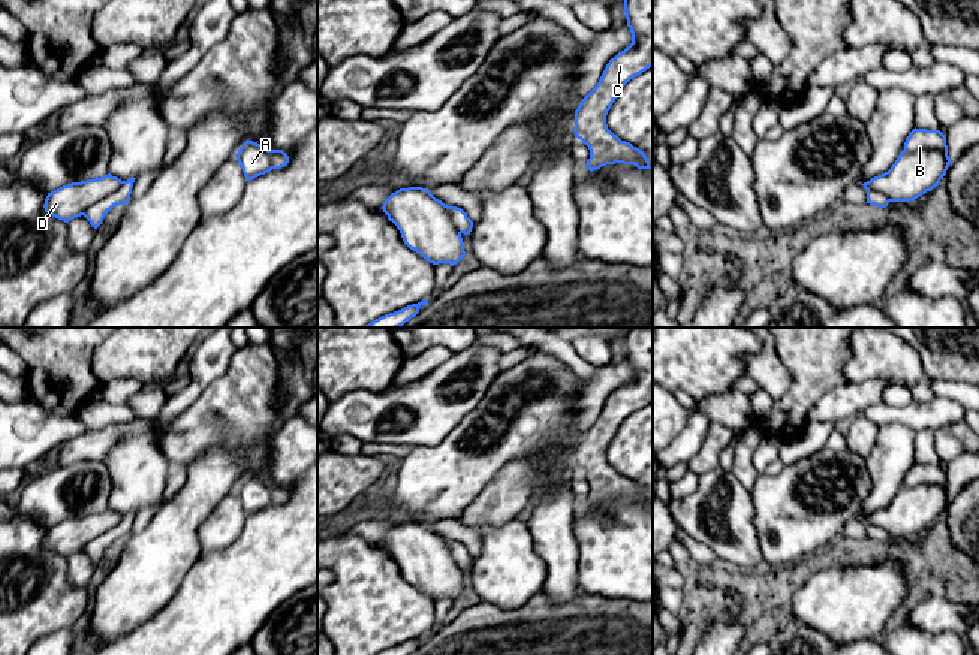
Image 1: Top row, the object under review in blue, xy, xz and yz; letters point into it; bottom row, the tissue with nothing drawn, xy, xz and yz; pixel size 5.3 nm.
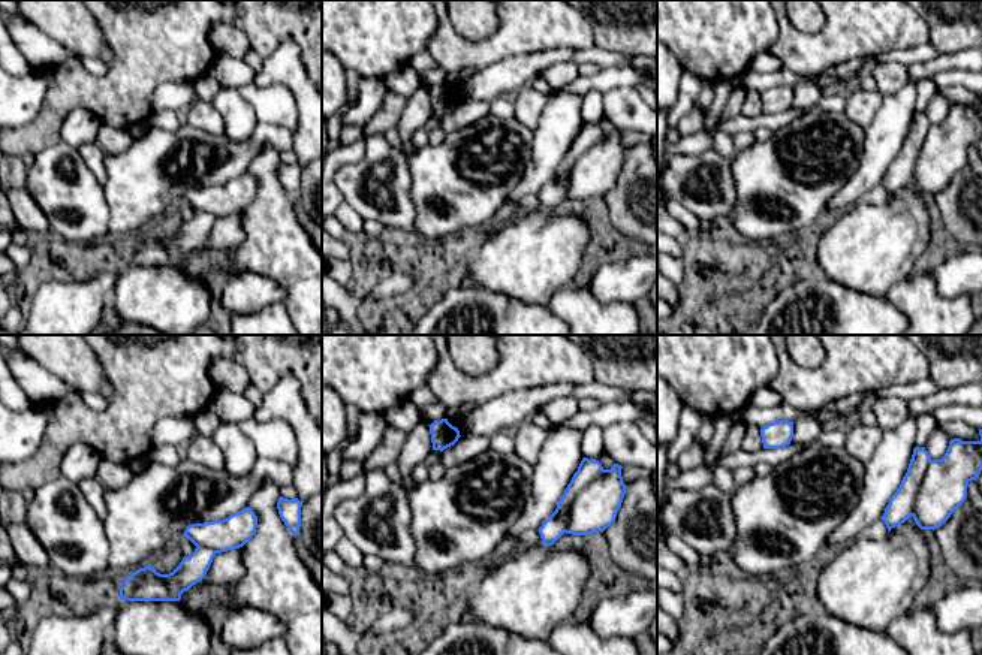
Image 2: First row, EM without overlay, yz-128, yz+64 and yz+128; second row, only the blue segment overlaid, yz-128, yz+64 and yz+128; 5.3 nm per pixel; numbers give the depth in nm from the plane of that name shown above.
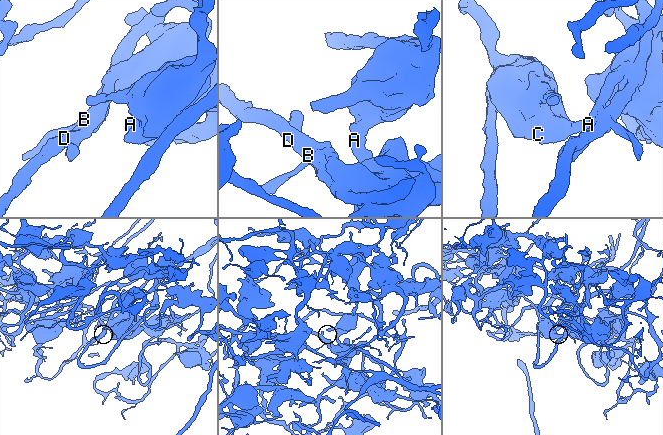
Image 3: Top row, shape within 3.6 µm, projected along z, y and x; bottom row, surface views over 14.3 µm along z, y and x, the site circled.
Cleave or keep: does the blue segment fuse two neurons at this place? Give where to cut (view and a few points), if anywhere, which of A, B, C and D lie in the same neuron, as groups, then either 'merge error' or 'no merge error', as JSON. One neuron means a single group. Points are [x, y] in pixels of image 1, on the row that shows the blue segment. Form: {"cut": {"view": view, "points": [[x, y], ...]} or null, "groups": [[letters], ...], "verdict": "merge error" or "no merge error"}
{"cut": null, "groups": [["A", "B", "C", "D"]], "verdict": "no merge error"}

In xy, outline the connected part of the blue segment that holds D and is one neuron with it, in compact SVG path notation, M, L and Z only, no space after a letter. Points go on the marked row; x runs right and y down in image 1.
M108 173L96 179L63 185L48 193L45 212L64 223L84 215L97 229L114 206L130 200L135 179L121 181Z

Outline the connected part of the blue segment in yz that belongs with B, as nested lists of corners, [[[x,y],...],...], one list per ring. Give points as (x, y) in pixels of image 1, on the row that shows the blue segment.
[[[915,127],[891,169],[862,184],[867,203],[886,208],[889,202],[915,200],[939,185],[949,163],[946,135]]]

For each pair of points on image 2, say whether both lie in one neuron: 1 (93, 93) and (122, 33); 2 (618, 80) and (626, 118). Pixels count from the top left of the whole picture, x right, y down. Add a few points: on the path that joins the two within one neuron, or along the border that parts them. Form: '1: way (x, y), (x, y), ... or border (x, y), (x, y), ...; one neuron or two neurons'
1: way (108, 81), (122, 68), (122, 48); one neuron
2: border (635, 87), (614, 87), (602, 94); two neurons

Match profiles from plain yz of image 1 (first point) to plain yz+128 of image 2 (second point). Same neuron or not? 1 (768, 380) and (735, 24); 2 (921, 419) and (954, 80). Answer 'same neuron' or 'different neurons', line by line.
1: different neurons
2: same neuron

